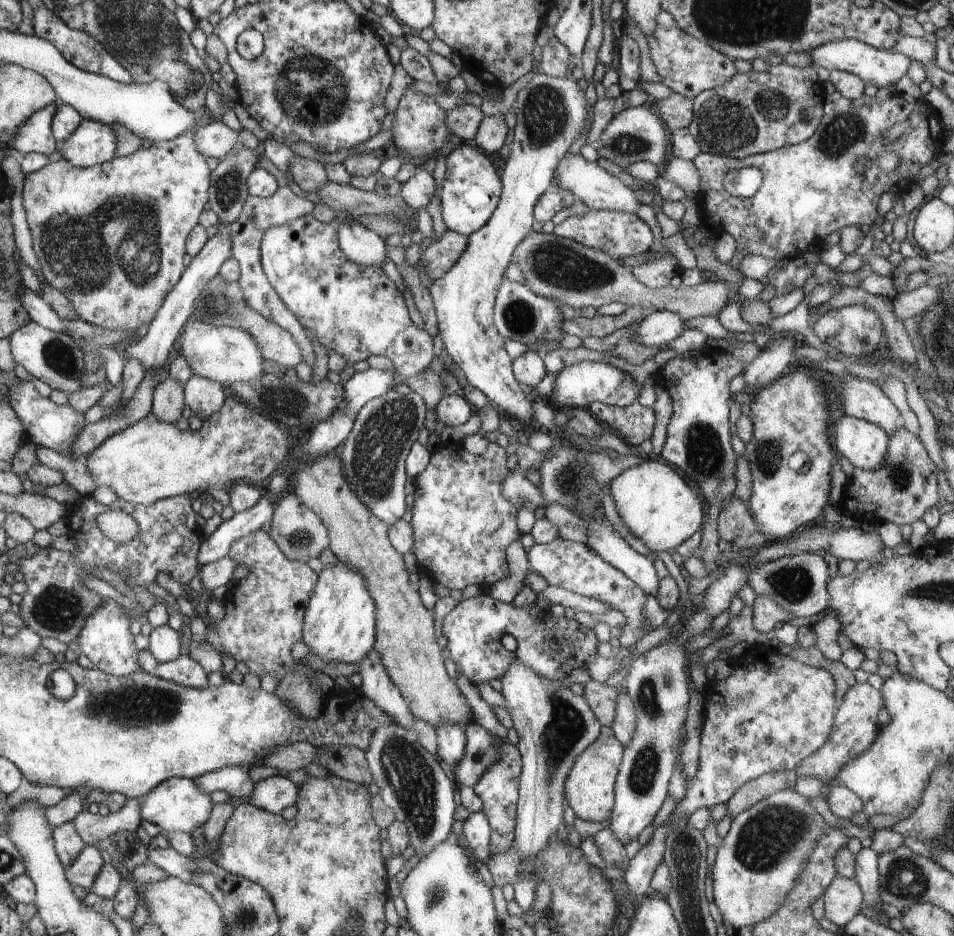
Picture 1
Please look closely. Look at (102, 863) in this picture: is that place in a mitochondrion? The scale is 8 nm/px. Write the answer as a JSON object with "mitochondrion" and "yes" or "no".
{"mitochondrion":"no"}

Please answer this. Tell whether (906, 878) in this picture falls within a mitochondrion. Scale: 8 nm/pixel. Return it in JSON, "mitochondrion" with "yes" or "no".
{"mitochondrion":"yes"}

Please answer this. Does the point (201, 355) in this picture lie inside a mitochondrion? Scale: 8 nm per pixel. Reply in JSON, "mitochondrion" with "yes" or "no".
{"mitochondrion":"no"}

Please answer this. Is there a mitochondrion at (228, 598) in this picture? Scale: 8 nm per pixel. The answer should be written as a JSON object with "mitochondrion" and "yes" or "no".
{"mitochondrion":"no"}

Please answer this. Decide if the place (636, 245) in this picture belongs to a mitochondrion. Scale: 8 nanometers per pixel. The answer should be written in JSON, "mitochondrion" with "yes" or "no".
{"mitochondrion":"no"}

